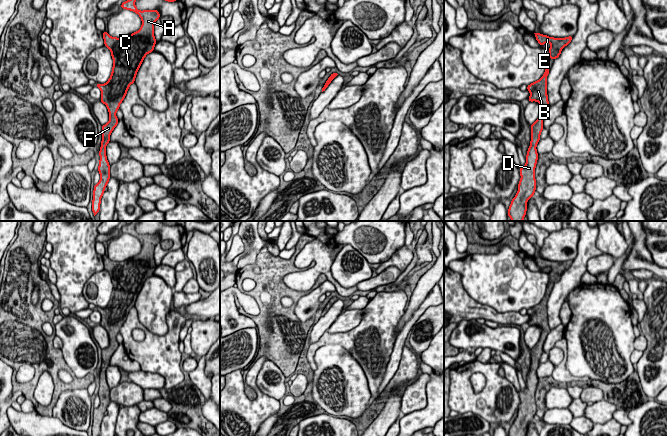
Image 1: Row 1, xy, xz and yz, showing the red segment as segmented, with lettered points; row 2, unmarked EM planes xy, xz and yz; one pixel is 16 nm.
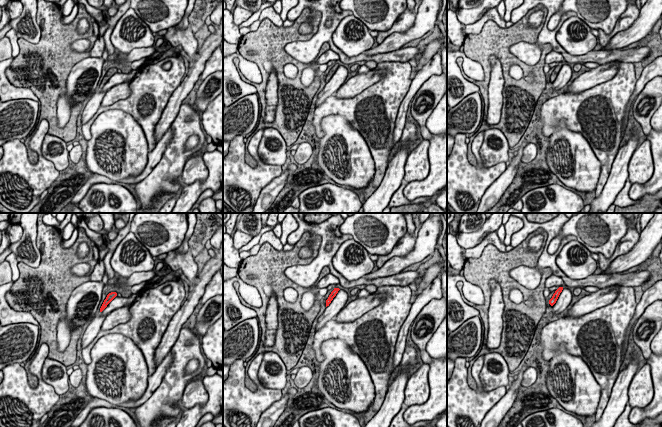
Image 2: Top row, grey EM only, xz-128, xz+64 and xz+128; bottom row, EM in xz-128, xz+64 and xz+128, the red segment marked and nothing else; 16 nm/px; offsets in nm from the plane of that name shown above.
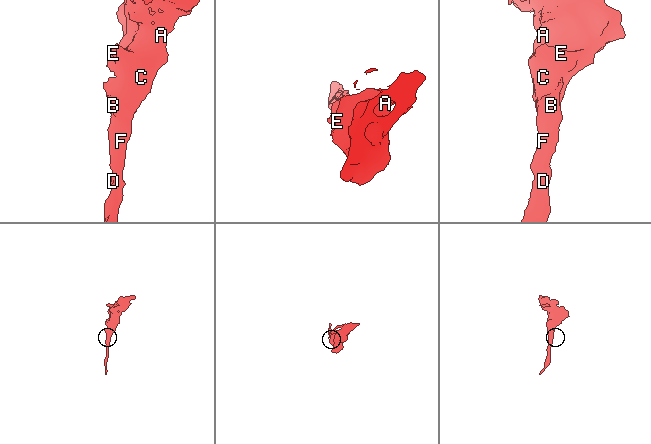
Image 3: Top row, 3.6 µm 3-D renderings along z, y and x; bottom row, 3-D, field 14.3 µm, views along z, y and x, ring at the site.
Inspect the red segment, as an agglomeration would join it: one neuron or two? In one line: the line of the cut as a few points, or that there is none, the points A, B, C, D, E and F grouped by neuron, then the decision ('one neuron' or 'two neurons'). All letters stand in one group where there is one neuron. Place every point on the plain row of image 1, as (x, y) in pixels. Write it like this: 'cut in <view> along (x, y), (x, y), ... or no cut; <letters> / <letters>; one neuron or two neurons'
no cut; A B C D E F; one neuron

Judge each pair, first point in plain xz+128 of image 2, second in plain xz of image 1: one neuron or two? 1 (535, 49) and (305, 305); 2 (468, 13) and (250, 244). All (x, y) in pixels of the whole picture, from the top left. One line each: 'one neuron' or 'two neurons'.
1: two neurons
2: two neurons

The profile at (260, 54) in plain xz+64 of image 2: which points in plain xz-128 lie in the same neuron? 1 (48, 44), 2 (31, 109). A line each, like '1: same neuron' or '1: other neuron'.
1: same neuron
2: other neuron

